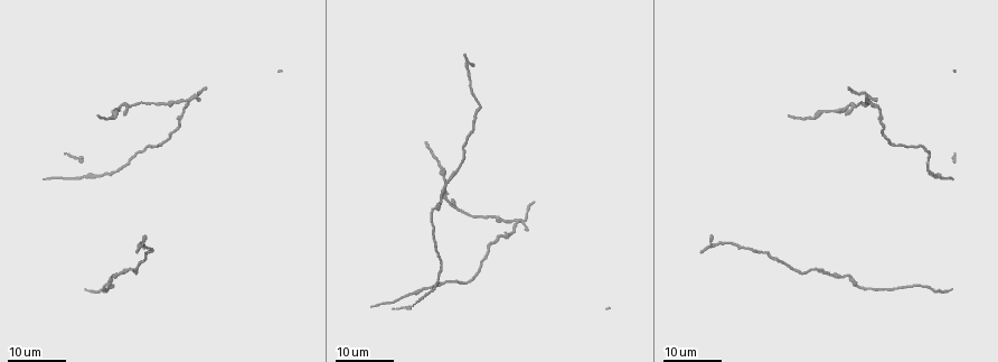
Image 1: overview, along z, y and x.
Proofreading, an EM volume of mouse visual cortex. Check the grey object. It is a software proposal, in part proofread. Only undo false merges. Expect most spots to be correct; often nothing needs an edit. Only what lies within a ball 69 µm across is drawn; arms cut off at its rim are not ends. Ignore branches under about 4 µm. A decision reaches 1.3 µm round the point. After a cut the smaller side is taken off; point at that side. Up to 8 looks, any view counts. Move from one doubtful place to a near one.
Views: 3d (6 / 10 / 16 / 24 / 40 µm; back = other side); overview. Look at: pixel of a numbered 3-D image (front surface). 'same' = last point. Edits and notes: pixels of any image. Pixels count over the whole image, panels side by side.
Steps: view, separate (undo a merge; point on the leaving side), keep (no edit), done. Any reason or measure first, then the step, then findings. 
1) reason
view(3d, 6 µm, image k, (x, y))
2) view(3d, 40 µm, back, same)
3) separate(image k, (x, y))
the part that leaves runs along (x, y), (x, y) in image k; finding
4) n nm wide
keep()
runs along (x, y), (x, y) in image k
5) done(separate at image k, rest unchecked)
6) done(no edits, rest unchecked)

calibre changes
view(3d, 24 µm, image 1, (507, 236))

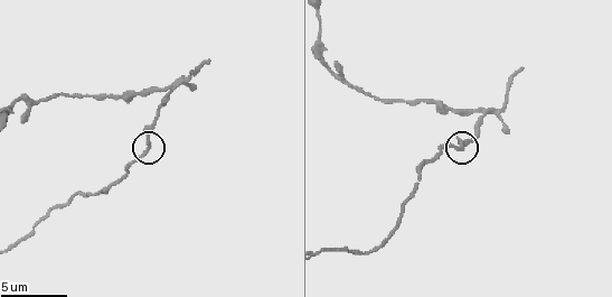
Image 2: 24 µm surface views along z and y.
zoom in
view(3d, 10 µm, image 2, (463, 148))

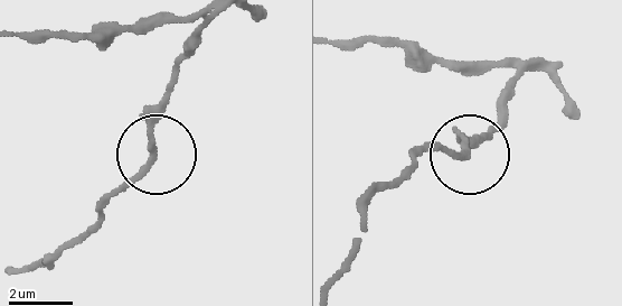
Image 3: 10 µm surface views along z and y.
keep()
one neuron here

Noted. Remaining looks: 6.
branch point
view(3d, 16 µm, image 2, (486, 111))

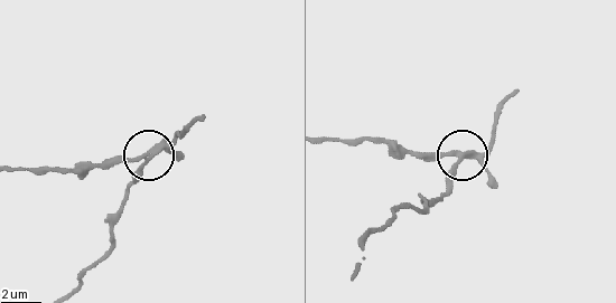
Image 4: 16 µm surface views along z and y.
view(3d, 16 µm, back, image 4, (145, 155))

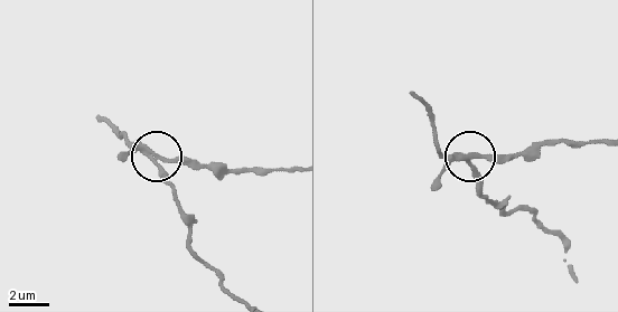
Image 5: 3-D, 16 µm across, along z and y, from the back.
separate(image 5, (121, 136))
the part that leaves runs along (141, 145), (175, 160), (235, 170), (295, 170) in image 5; two neurons meet here

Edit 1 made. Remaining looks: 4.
redraw
view(overview)

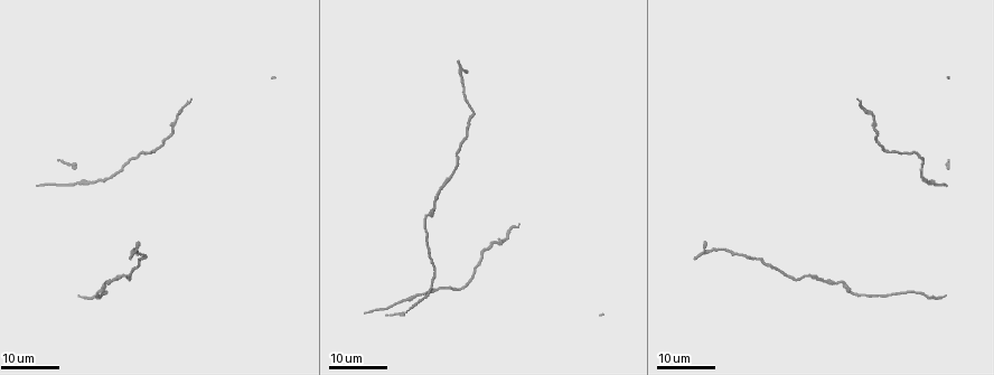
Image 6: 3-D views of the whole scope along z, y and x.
calibre changes
view(3d, 24 µm, image 6, (144, 256))

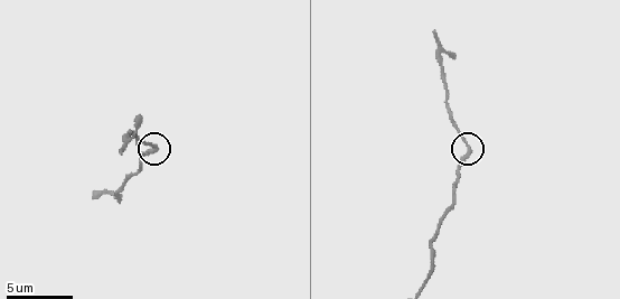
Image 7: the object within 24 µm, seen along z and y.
view(3d, 10 µm, image 7, (469, 150))

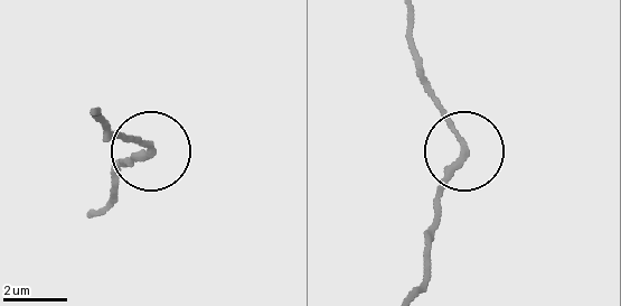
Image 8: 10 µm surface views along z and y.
keep()
continuous, no second neuron

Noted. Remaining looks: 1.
done(separate at image 5, rest unchecked)

